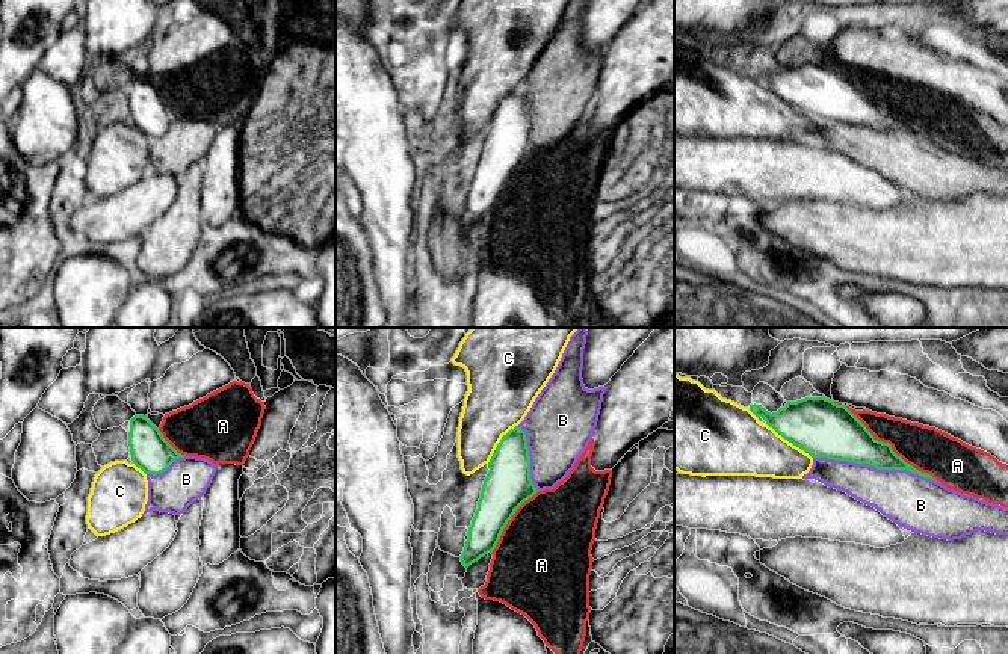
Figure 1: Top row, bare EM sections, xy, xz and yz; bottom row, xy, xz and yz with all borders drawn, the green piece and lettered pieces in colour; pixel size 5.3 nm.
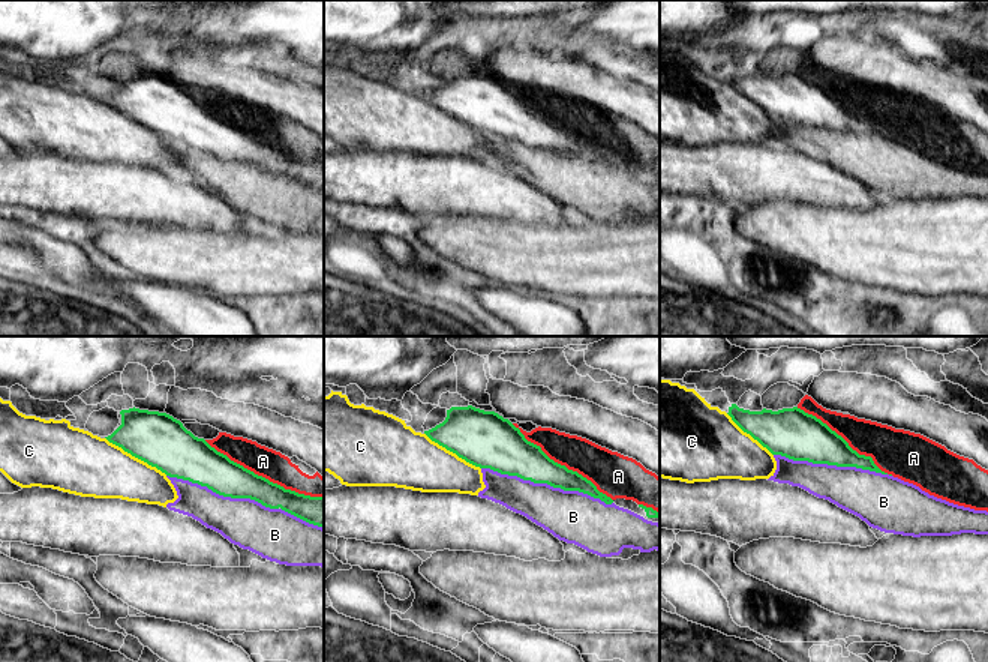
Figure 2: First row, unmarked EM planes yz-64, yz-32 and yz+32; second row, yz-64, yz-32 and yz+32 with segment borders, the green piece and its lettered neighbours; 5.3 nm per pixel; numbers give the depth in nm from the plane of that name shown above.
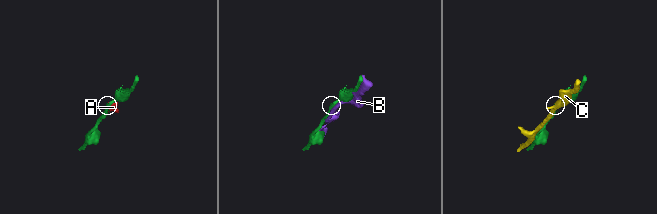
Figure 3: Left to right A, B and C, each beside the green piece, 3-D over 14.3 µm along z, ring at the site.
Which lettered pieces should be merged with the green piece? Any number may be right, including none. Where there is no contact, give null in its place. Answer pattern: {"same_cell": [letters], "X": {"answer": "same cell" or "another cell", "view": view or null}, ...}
{"same_cell": [], "A": {"answer": "another cell", "view": "yz"}, "B": {"answer": "another cell", "view": "yz"}, "C": {"answer": "another cell", "view": "yz"}}

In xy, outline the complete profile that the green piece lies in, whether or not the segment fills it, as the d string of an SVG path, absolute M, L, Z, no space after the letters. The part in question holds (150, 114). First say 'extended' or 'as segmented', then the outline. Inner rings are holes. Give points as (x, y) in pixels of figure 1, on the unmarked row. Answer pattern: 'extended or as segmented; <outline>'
as segmented; M145 77L130 82L128 107L133 125L145 136L160 136L186 116L178 115Z

